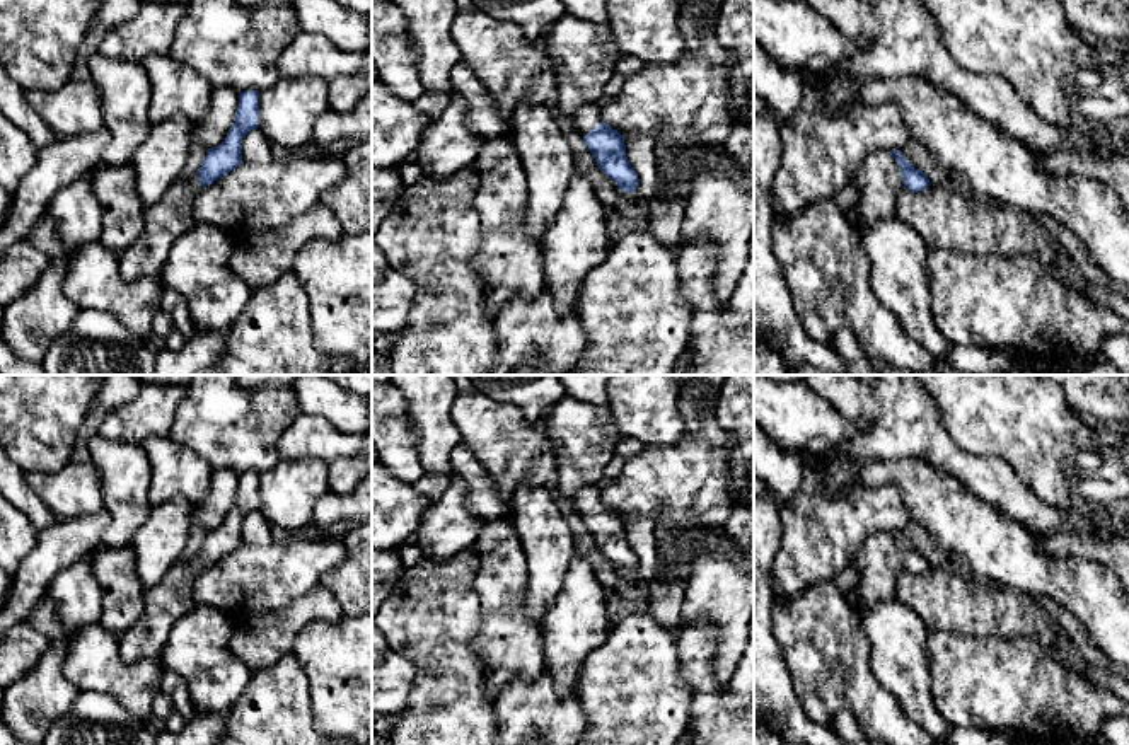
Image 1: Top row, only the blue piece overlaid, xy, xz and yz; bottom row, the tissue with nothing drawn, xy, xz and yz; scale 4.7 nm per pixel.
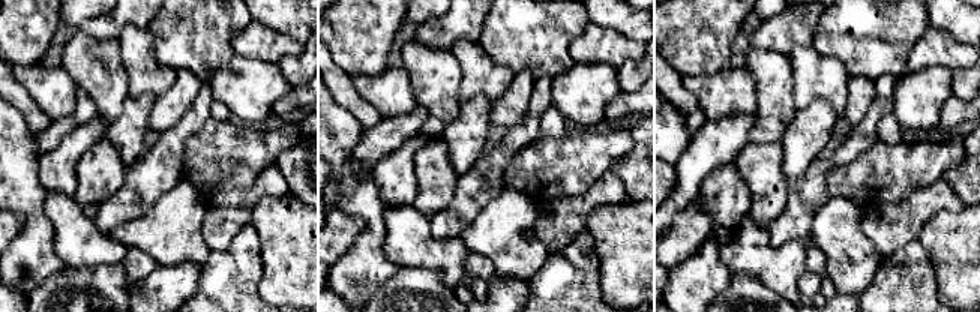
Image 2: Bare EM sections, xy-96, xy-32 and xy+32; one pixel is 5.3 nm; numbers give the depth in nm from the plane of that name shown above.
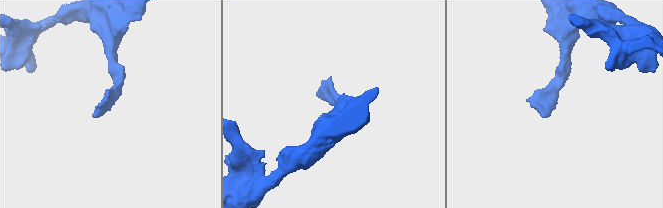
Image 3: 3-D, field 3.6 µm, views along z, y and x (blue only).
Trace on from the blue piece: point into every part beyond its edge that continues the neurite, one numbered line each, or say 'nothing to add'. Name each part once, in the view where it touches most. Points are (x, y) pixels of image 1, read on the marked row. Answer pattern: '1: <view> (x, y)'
1: yz (879, 179)

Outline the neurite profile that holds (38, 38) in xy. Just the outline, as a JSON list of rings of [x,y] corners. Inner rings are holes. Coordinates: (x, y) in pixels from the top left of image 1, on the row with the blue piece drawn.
[[[12,0],[7,9],[0,9],[0,65],[7,75],[22,89],[22,90],[55,90],[72,80],[72,68],[77,56],[77,49],[85,38],[85,32],[94,24],[101,0]]]

